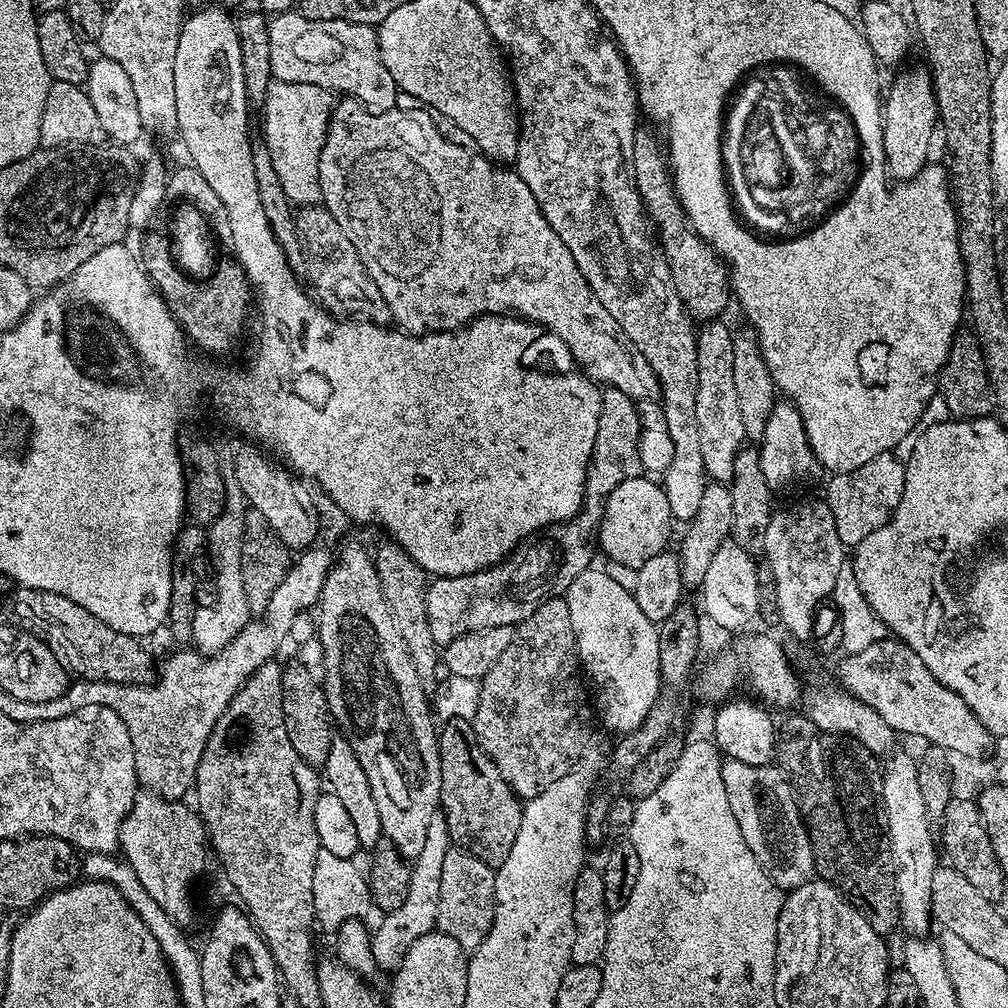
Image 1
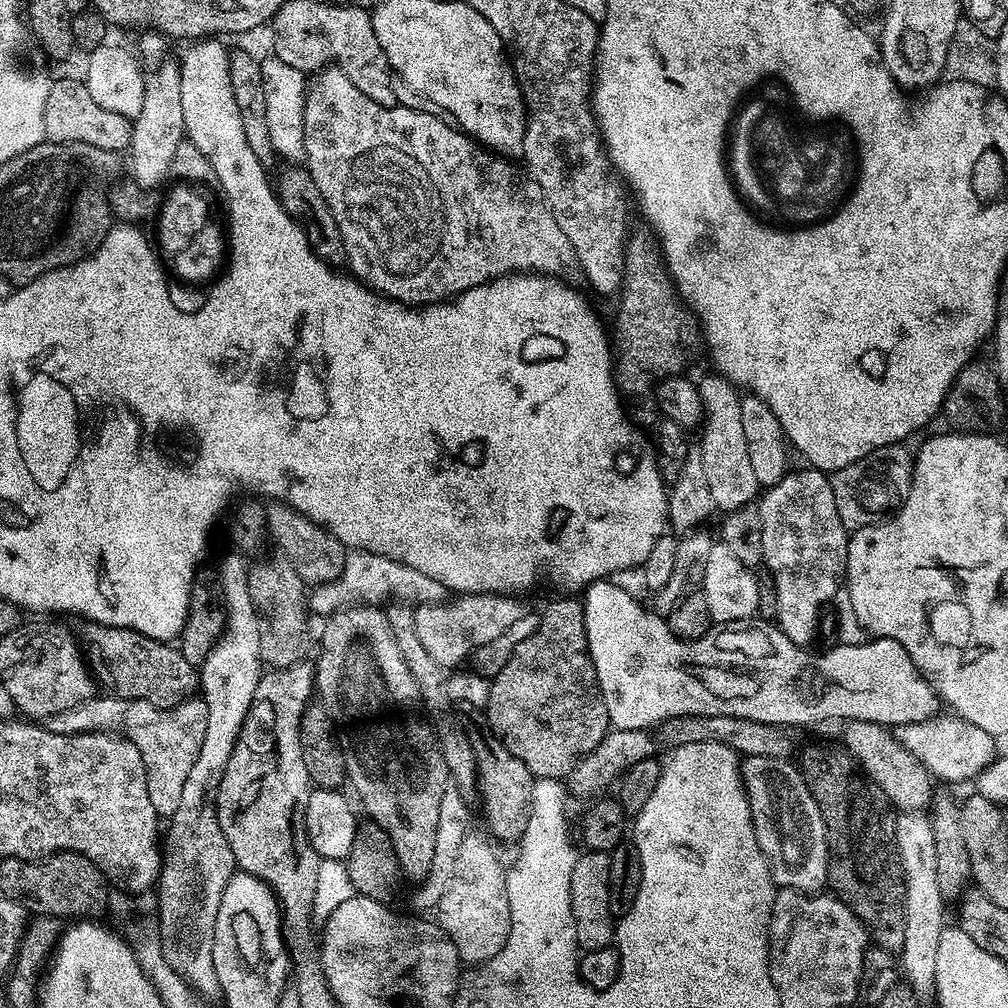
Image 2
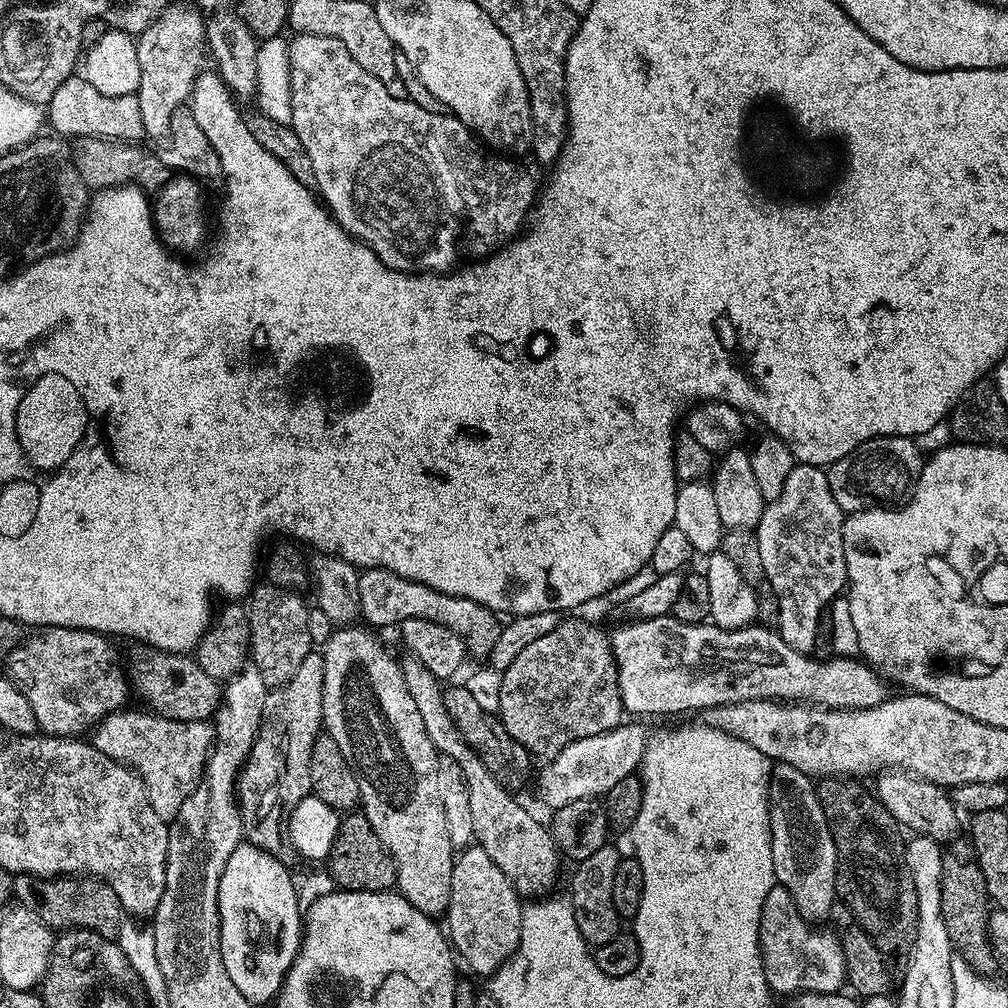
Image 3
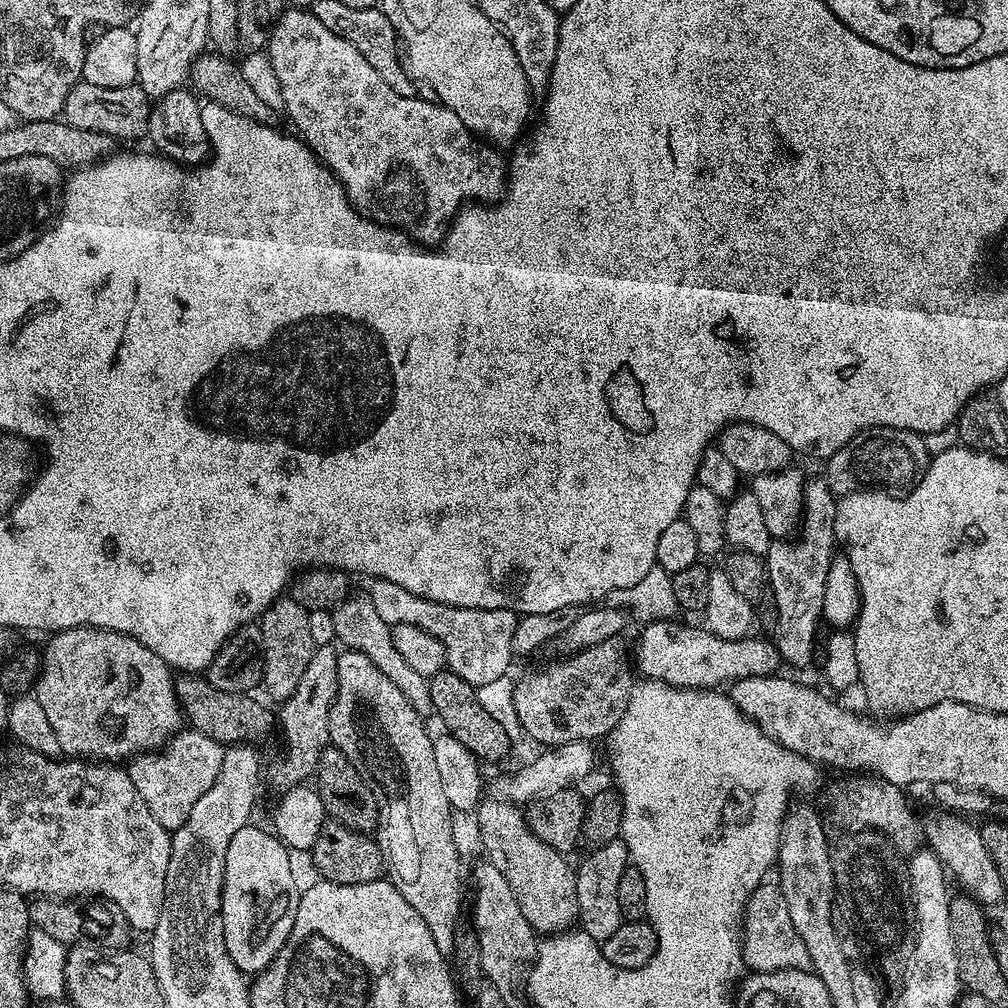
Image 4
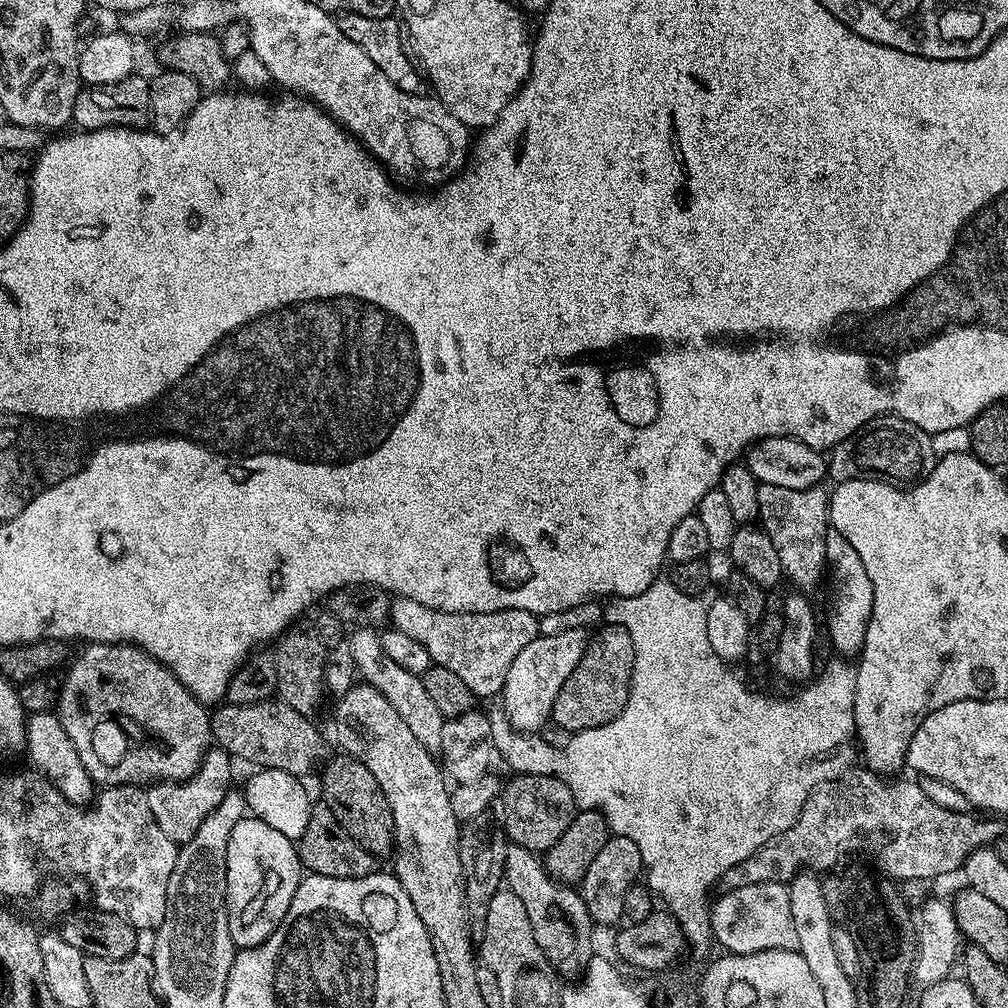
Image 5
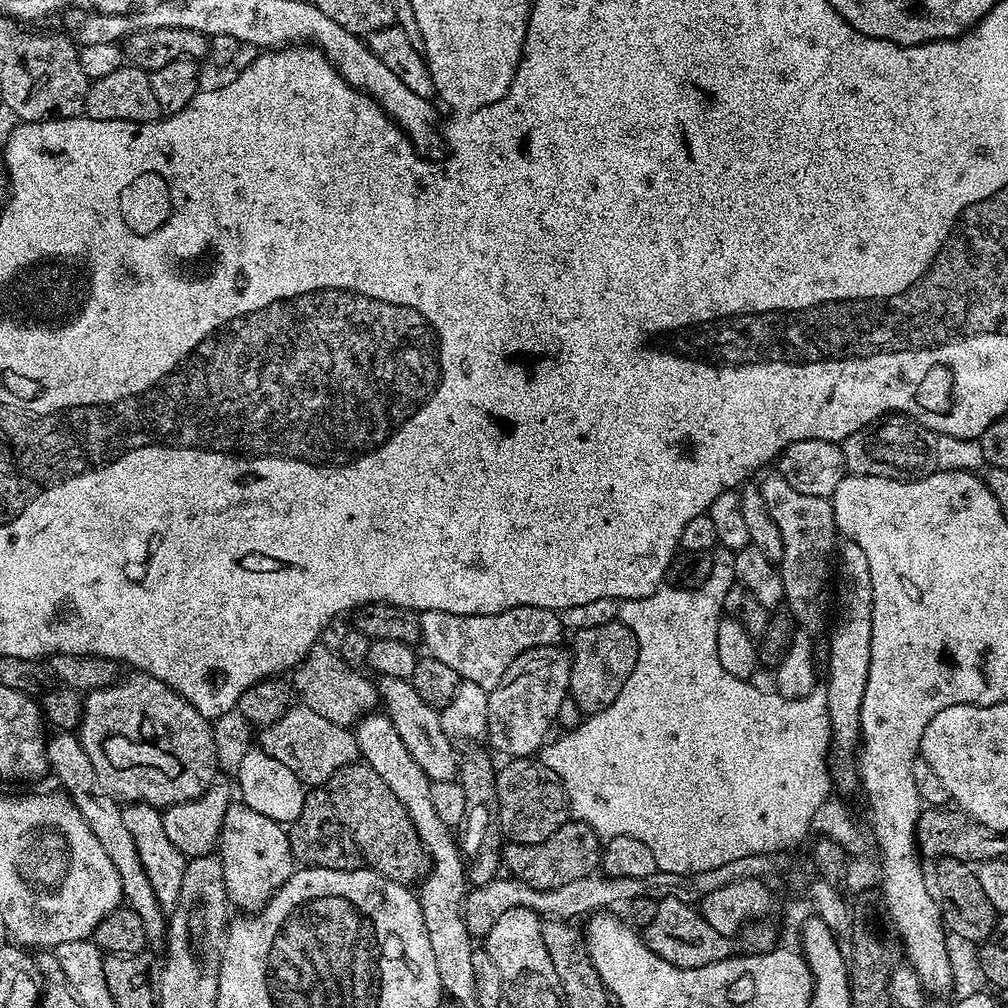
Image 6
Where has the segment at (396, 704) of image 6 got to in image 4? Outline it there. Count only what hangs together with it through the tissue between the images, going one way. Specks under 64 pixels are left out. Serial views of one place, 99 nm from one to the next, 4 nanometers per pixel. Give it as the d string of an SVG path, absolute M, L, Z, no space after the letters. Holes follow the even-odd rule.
M349 595L331 609L331 616L332 632L344 643L345 649L366 654L366 658L370 658L370 662L374 662L374 666L378 666L378 670L382 670L382 674L386 674L390 678L390 682L394 682L394 686L398 686L398 690L402 690L402 694L406 694L410 706L414 706L418 715L427 717L433 711L430 702L429 677L417 674L402 658L402 654L398 654L398 649L394 647L392 625L382 622L378 610L374 610L371 595Z

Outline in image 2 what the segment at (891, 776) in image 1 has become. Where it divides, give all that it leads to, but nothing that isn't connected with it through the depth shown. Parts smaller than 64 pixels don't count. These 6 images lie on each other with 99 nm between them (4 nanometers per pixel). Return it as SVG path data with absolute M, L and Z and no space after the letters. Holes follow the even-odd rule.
M924 814L896 816L896 852L904 868L904 913L906 914L906 942L898 953L904 967L903 979L917 997L931 997L936 991L935 959L938 938L946 925L946 902L938 890L938 866L934 862L934 830L931 819Z

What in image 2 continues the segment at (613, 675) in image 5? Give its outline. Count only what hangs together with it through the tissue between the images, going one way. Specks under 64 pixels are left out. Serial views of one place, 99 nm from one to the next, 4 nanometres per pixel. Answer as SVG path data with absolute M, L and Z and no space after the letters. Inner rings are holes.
M576 598L564 599L568 600L556 600L545 612L542 612L538 630L534 630L534 634L530 634L530 638L526 638L526 642L518 642L518 646L510 654L506 666L502 666L502 670L497 676L491 677L488 685L490 698L486 705L486 715L488 725L492 728L492 735L500 739L502 746L506 746L508 753L522 761L522 763L532 771L533 777L554 778L559 781L563 781L565 777L571 773L572 769L575 768L576 761L586 755L590 750L594 750L594 746L598 746L598 742L602 742L602 738L607 736L610 731L606 706L604 705L602 697L600 697L600 688L596 681L595 666L592 665L592 659L588 653L583 603Z

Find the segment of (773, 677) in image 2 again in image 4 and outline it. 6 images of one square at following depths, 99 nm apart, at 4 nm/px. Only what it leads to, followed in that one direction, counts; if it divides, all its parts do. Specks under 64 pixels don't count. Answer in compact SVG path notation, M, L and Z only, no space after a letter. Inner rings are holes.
M675 619L654 620L643 625L636 644L634 664L641 677L661 680L672 688L715 689L751 676L770 676L781 667L782 661L775 643L768 640L723 640L703 627L675 624Z

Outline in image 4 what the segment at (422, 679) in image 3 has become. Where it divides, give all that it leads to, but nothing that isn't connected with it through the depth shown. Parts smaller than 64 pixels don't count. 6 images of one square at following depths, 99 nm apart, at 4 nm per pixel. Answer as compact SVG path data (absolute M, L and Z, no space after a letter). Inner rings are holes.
M495 798L481 799L475 809L476 824L480 827L480 844L488 851L487 863L493 864L510 882L510 890L514 890L514 898L518 898L518 907L526 922L530 922L533 932L537 934L555 934L569 931L579 921L580 911L578 910L578 886L576 885L576 868L568 865L569 857L565 853L554 850L554 846L546 846L534 830L530 830L525 813L517 805Z

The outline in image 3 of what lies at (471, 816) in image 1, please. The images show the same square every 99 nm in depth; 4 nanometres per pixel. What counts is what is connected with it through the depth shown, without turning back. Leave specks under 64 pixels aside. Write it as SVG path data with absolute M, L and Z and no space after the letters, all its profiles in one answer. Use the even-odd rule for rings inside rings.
M452 686L444 688L444 697L446 698L446 710L450 710L450 718L454 718L454 726L462 730L462 738L466 738L474 754L482 758L486 770L490 770L490 774L494 774L494 778L498 778L501 784L516 790L516 787L527 778L528 767L534 763L533 757L517 740L510 738L506 726L502 726L497 713L487 712L482 710L482 706L478 706L477 700L470 695L470 690L466 690L463 686L450 687Z

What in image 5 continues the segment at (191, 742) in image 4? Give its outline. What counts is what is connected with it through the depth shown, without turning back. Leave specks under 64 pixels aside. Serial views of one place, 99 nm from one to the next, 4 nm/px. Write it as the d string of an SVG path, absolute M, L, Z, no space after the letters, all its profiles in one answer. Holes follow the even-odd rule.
M218 746L209 747L196 773L185 780L165 780L156 782L146 791L146 802L150 802L150 811L154 814L154 822L166 833L177 846L190 842L194 834L198 834L198 826L206 822L206 814L222 802L233 787L232 784L233 757L223 752Z

